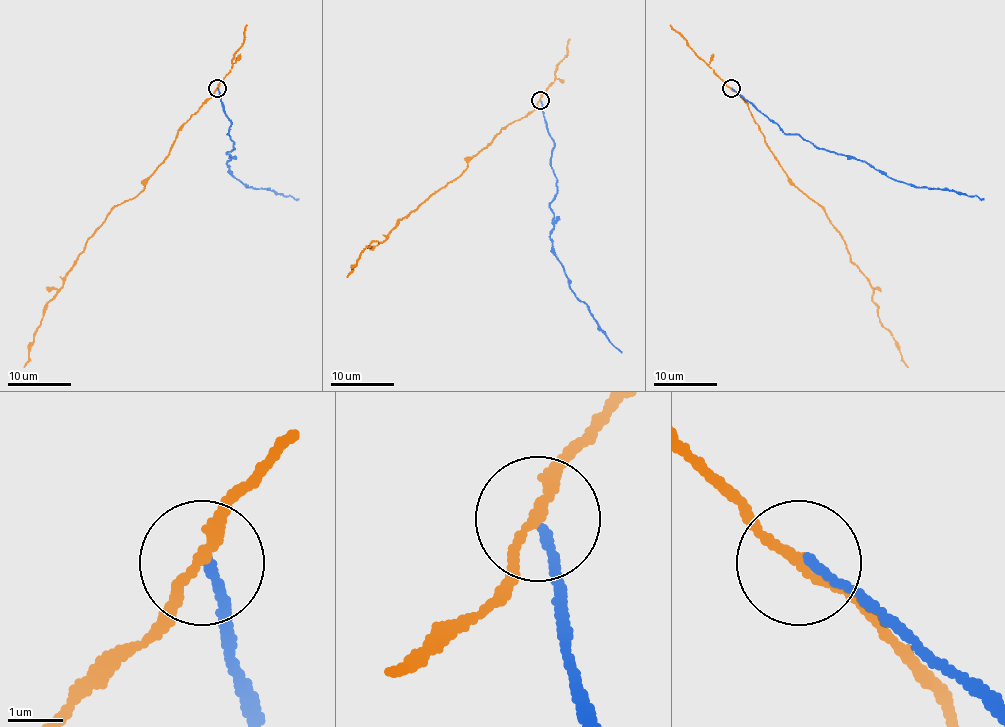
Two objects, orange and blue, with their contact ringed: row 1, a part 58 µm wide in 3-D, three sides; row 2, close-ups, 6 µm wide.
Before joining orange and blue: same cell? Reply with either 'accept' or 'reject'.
reject

